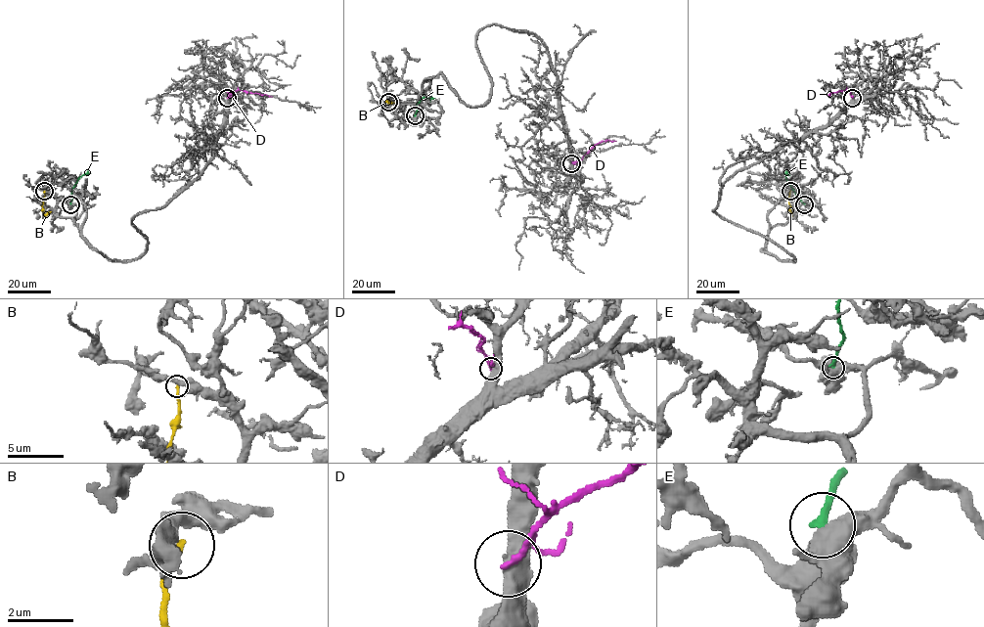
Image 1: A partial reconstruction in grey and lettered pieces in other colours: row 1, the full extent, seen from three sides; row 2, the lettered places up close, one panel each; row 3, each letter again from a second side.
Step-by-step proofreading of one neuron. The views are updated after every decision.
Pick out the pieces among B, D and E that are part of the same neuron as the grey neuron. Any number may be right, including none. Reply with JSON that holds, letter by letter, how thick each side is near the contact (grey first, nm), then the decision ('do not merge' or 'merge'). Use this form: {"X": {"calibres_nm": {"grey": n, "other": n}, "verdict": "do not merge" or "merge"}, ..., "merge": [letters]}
{"B": {"calibres_nm": {"grey": 360, "other": 190}, "verdict": "do not merge"}, "D": {"calibres_nm": {"grey": 550, "other": 140}, "verdict": "do not merge"}, "E": {"calibres_nm": {"grey": 600, "other": 240}, "verdict": "do not merge"}, "merge": []}

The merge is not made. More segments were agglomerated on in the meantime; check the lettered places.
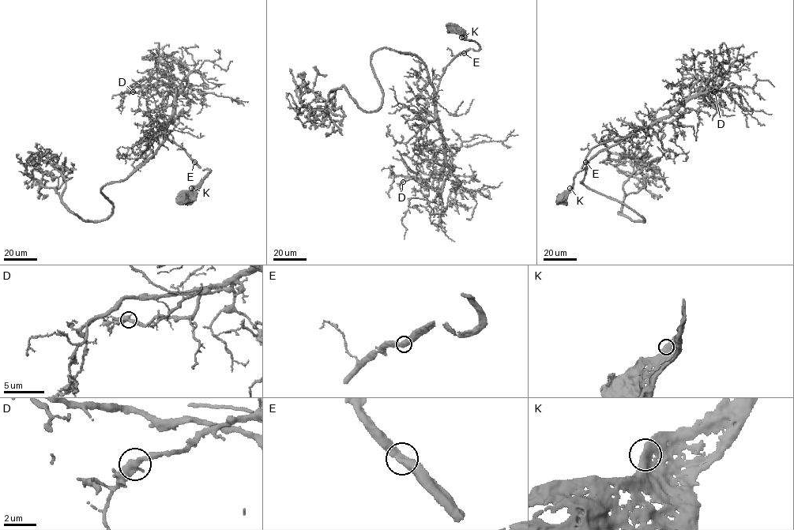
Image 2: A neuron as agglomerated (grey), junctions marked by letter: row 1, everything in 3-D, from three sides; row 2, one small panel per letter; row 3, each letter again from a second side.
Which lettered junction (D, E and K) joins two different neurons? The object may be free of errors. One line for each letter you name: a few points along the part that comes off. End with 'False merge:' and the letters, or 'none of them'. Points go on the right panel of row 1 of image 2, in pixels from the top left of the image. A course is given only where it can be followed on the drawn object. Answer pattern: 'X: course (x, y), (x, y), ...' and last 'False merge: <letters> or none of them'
False merge: none of them

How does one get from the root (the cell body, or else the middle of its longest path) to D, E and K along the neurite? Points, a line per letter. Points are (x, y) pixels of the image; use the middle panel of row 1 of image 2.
D: (452, 27), (479, 48), (460, 53), (438, 87), (435, 114), (445, 165), (427, 180), (403, 182)
E: (452, 27), (462, 33), (465, 40), (475, 41), (479, 45), (478, 50), (468, 48), (464, 53)
K: (452, 27), (450, 30), (456, 31), (461, 37)

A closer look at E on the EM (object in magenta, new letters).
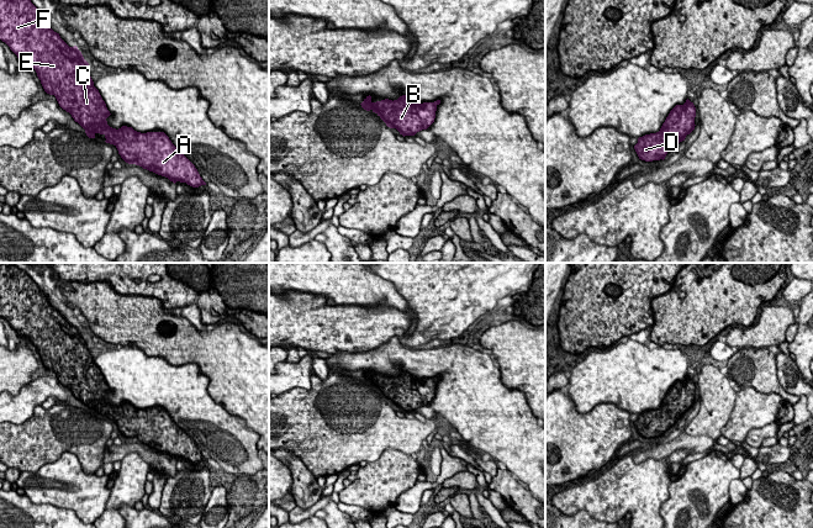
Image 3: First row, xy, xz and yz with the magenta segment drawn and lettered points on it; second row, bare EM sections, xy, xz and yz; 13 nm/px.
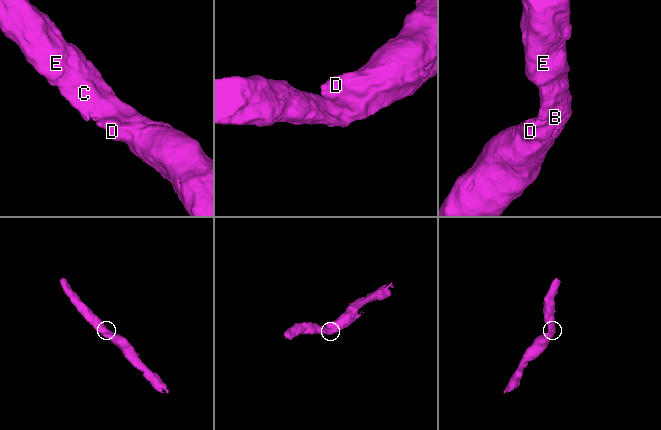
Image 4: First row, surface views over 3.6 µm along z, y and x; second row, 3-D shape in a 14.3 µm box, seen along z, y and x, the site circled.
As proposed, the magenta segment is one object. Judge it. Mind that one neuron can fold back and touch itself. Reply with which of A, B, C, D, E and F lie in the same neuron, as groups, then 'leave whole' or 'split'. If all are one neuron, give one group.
groups A B C D E F; leave whole

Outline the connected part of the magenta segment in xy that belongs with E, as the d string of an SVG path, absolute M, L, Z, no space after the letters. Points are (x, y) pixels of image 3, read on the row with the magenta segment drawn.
M0 0L0 39L10 47L22 63L28 63L36 70L44 91L56 96L59 106L72 115L74 121L85 130L89 138L95 138L96 133L104 134L106 138L105 142L113 144L126 163L139 165L143 169L165 176L174 184L180 181L192 188L206 185L195 165L171 143L164 132L141 133L132 127L122 126L116 130L107 125L106 118L111 113L99 90L94 86L89 63L84 59L76 46L69 47L60 38L59 33L51 28L48 20L38 11L31 0Z

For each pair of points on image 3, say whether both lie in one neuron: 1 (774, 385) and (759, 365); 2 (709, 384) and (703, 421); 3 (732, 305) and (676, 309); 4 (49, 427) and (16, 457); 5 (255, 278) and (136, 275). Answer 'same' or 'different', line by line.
1: same
2: same
3: same
4: same
5: same

